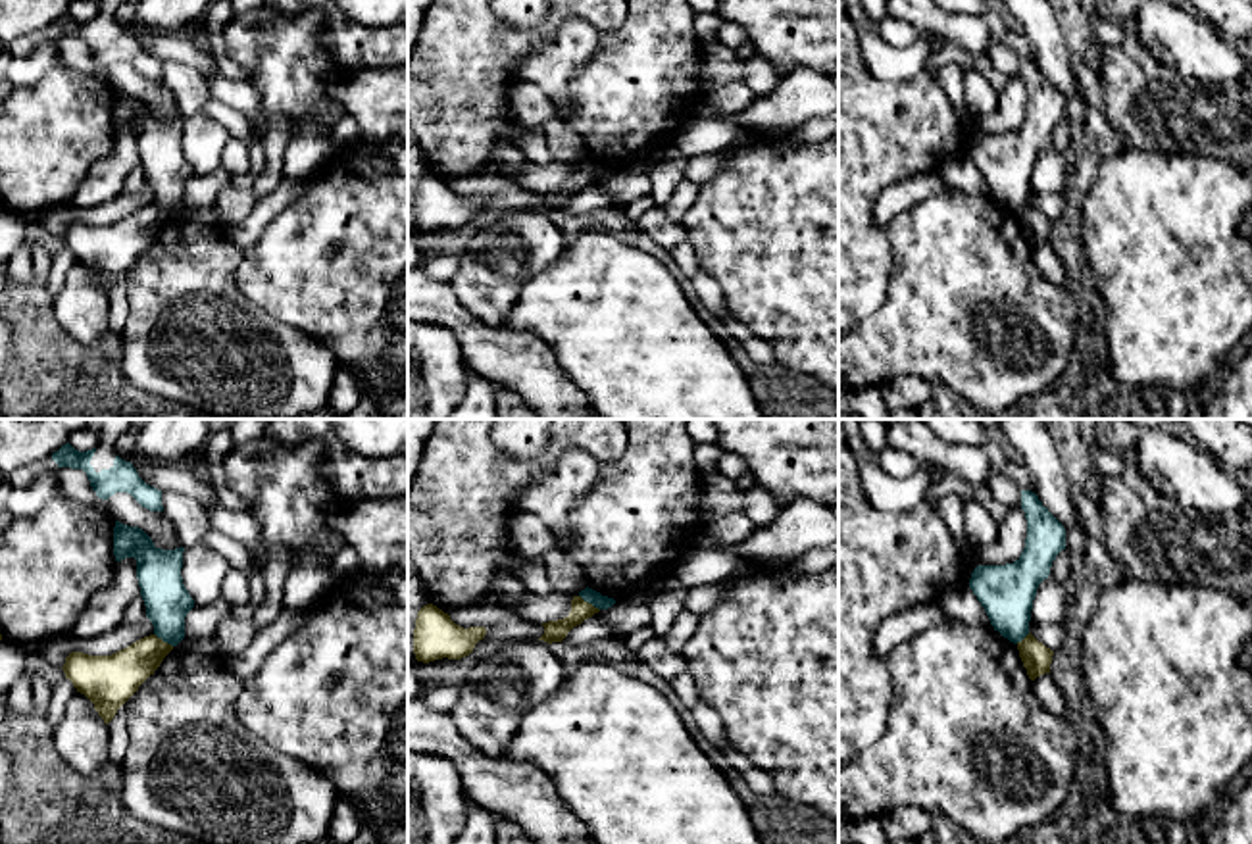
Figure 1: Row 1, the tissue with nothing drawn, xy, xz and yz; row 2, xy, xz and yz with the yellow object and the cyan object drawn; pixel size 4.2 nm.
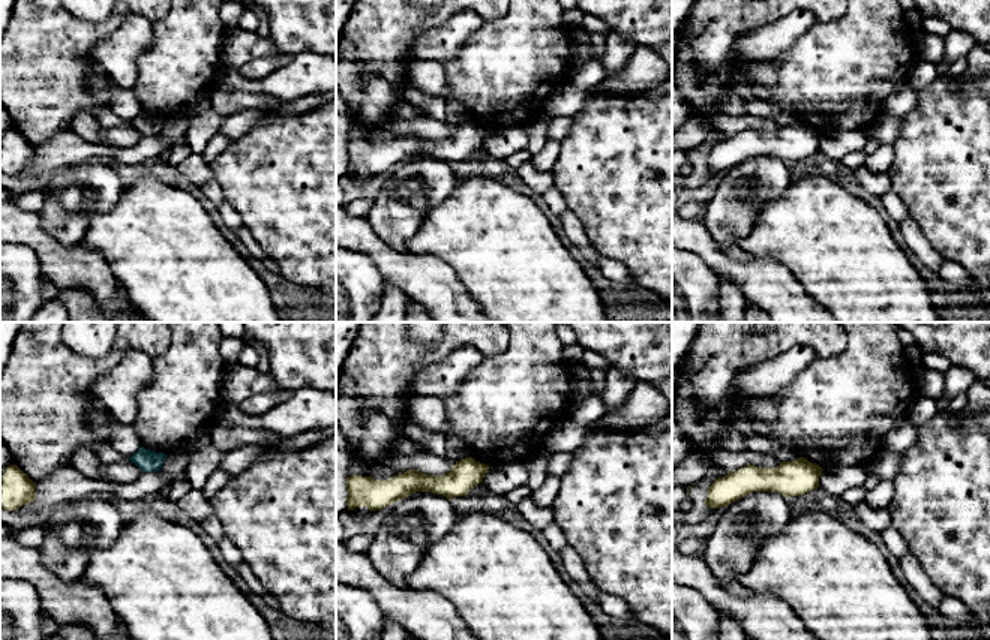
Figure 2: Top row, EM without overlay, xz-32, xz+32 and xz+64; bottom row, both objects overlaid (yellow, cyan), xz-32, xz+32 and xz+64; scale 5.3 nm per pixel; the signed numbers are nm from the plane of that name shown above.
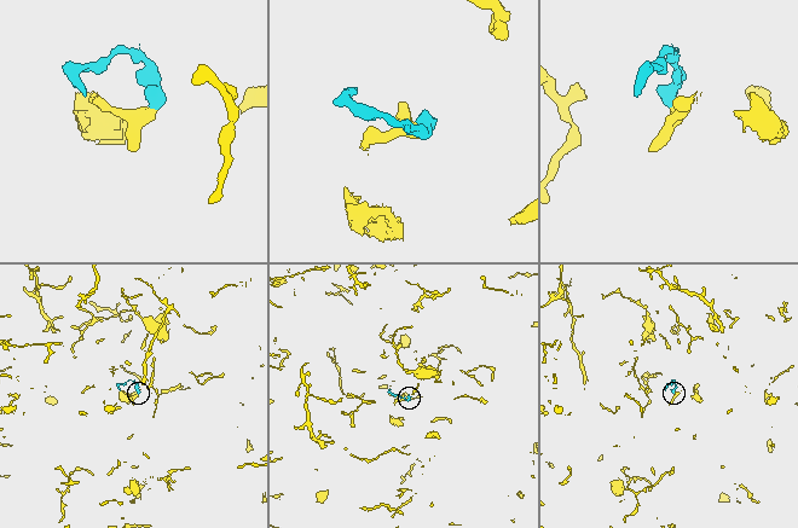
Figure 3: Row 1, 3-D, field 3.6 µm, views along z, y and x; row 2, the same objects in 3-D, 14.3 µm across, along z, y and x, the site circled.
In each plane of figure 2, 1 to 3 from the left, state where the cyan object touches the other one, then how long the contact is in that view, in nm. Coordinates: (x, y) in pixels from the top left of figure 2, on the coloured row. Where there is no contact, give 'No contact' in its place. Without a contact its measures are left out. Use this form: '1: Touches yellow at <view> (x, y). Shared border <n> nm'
1: No contact
2: No contact
3: No contact

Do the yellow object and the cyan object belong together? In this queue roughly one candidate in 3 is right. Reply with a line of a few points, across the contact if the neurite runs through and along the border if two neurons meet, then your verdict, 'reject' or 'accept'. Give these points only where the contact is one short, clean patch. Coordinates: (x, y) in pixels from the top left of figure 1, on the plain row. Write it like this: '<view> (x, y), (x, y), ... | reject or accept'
xz (579, 164), (599, 179) | reject

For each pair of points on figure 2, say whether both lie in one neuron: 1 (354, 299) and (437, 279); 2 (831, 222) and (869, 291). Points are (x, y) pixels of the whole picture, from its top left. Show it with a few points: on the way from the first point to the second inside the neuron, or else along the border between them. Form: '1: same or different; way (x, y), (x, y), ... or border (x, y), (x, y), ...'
1: different; border (363, 252), (384, 282)
2: same; way (831, 239), (858, 275)

